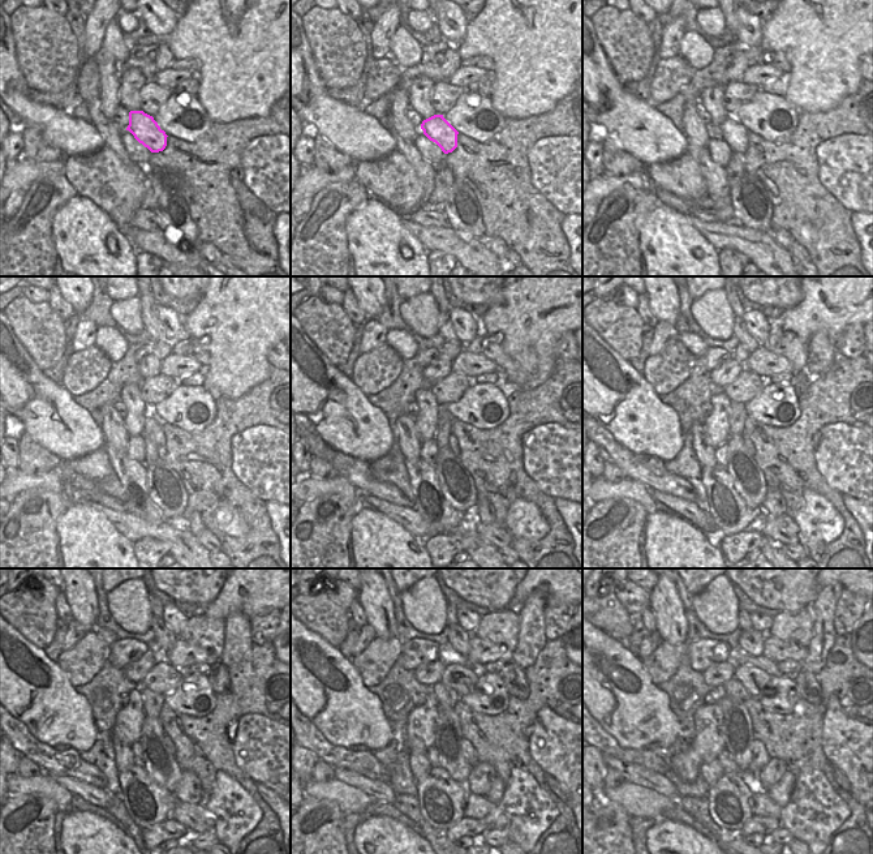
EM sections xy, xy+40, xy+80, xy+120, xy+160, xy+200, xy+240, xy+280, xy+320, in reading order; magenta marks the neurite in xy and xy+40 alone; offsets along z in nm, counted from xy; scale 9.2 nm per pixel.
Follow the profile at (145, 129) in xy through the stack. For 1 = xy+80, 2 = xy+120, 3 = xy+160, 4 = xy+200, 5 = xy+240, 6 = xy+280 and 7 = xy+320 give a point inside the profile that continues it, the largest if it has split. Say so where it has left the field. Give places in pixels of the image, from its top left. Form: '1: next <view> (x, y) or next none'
1: next xy+80 (735, 134)
2: next xy+120 (153, 426)
3: next xy+160 (452, 441)
4: next xy+200 (748, 443)
5: next xy+240 (170, 743)
6: next xy+280 (467, 747)
7: next xy+320 (760, 759)

